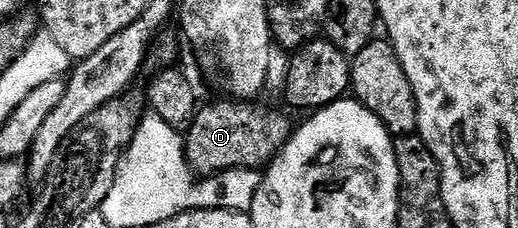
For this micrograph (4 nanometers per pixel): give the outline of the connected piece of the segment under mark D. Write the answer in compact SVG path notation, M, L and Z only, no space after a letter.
M229 101L233 103L209 103L198 110L193 124L184 132L185 160L193 169L194 176L208 177L218 175L221 171L230 171L236 167L261 169L273 162L277 154L285 148L285 142L294 133L292 123L281 111L272 111L269 107L256 107L253 101Z

